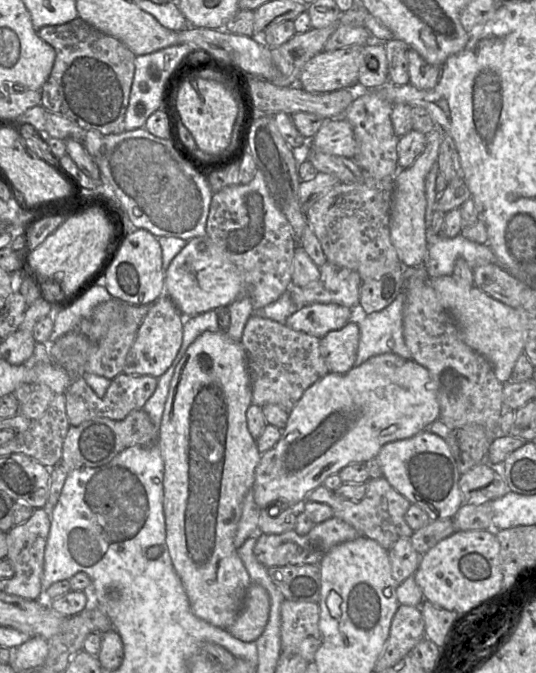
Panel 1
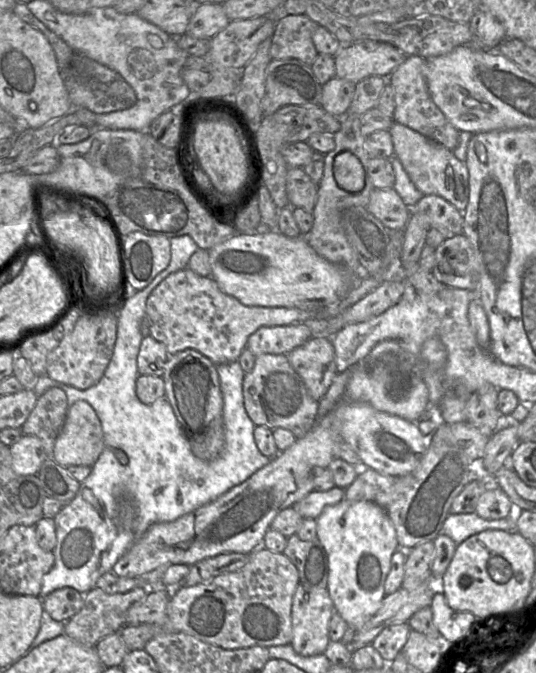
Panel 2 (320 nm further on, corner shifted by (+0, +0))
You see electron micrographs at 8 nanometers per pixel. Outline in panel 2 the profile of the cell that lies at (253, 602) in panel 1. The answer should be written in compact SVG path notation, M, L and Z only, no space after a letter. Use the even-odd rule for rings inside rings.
M260 546L250 553L248 562L237 571L221 574L209 582L174 588L167 604L167 623L164 626L126 625L119 634L129 651L144 649L146 643L161 629L186 633L203 642L230 650L288 645L292 641L292 600L298 584L298 570L292 561L283 552L272 552Z

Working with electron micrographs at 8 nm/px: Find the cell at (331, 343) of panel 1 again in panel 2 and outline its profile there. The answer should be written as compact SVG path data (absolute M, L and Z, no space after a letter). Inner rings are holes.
M311 337L288 353L287 357L303 380L310 396L319 401L338 374L331 338Z

